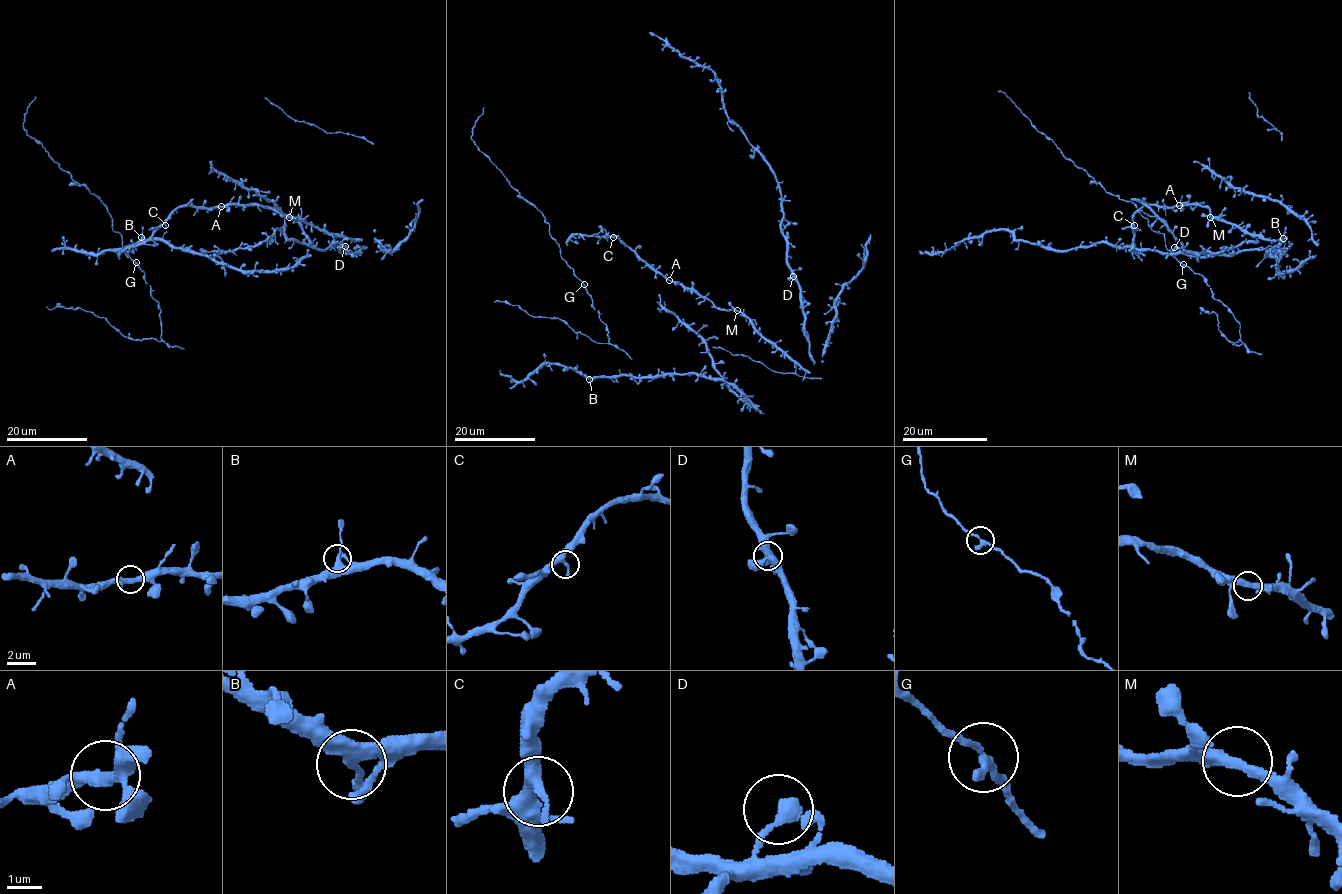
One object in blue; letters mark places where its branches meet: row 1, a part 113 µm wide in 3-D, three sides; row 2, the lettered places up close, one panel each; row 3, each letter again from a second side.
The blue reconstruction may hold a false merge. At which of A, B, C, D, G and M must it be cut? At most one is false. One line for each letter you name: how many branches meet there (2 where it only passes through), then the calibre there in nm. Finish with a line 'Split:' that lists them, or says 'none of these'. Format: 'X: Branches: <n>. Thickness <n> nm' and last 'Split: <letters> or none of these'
Split: none of these

